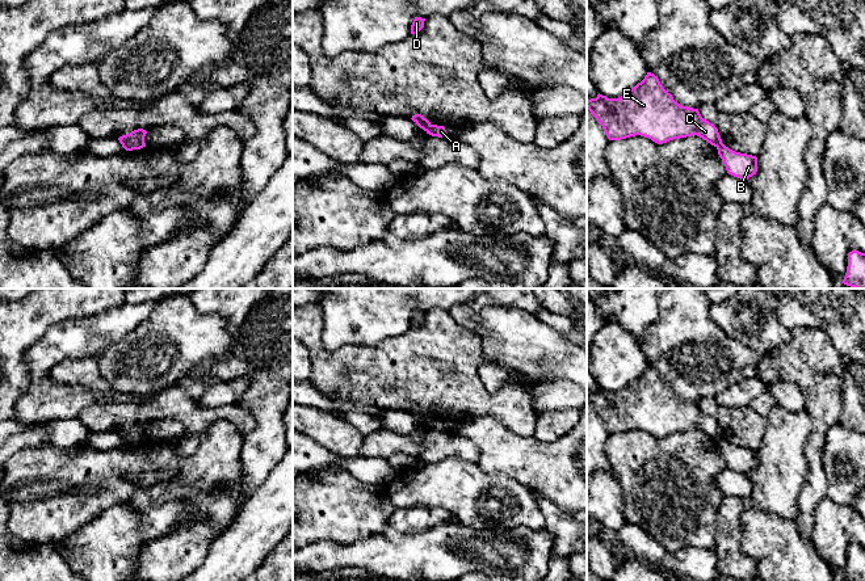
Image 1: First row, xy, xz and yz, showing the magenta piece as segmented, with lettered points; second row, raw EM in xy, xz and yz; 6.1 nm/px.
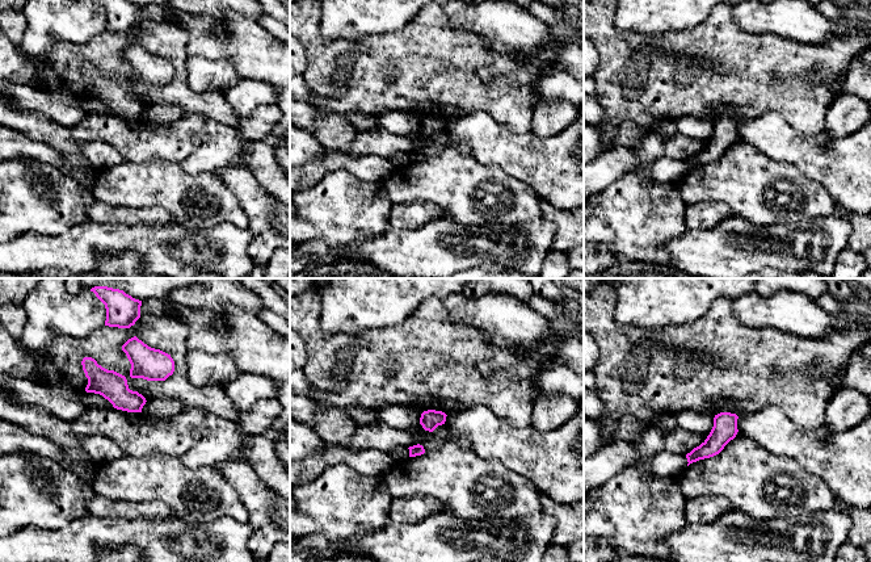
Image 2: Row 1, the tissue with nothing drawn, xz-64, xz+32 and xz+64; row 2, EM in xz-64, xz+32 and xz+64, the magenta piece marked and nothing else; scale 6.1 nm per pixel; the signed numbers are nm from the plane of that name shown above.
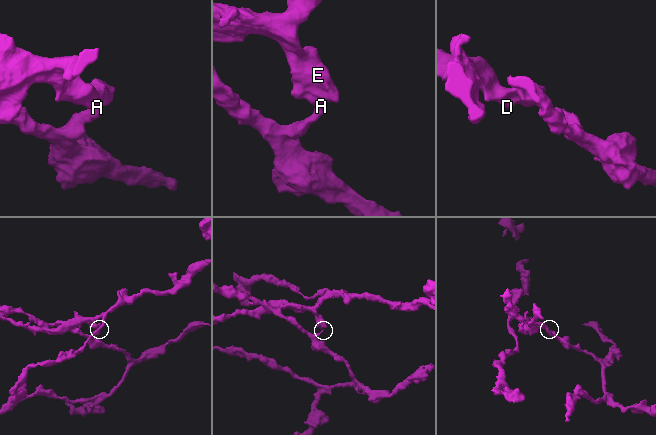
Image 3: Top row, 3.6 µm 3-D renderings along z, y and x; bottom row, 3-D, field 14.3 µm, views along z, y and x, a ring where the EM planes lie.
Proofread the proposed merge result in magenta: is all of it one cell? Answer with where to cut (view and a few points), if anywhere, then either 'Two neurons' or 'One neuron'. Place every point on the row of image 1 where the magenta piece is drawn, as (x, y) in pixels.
Split along xz (431, 125), (425, 130). Two neurons

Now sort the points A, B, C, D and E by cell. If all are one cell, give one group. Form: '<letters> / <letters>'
A B / C D E

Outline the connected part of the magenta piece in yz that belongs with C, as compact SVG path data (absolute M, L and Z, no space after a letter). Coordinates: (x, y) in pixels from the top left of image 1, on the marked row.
M651 72L618 98L599 93L587 101L587 109L609 140L641 135L663 144L697 135L714 147L722 143L718 129L704 119L698 109L677 104Z

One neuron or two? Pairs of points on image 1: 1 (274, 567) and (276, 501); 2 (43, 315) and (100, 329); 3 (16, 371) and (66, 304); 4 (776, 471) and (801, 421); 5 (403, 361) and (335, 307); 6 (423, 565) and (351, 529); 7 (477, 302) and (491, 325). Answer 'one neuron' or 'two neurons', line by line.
1: two neurons
2: two neurons
3: one neuron
4: one neuron
5: two neurons
6: two neurons
7: two neurons

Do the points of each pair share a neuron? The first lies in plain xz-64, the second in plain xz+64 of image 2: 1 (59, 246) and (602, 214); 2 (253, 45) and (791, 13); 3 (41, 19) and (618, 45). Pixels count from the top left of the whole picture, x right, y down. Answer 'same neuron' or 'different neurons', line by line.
1: different neurons
2: same neuron
3: different neurons

